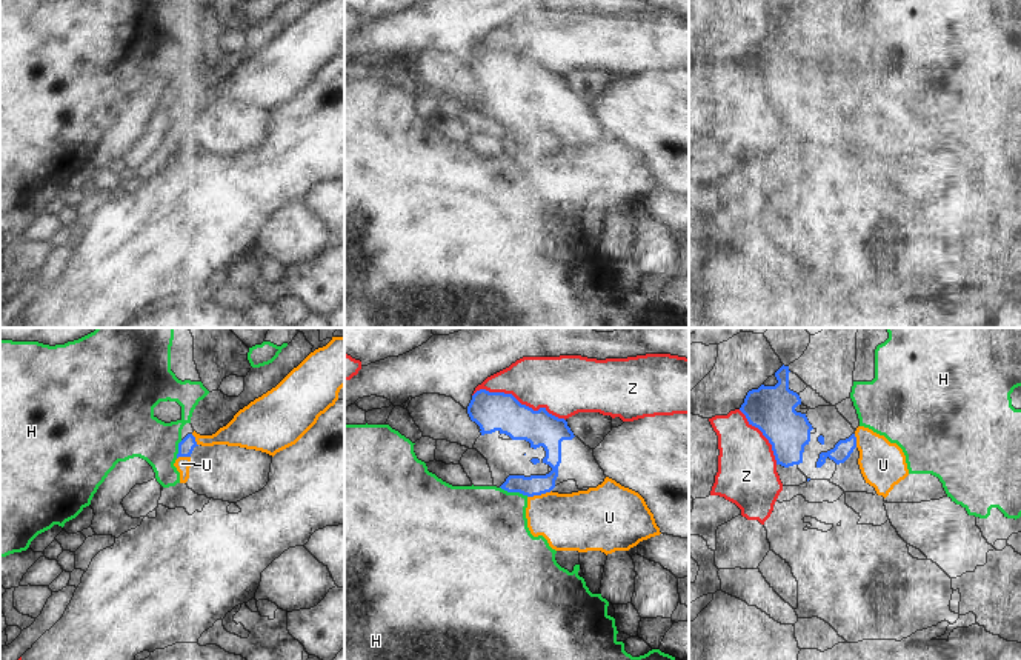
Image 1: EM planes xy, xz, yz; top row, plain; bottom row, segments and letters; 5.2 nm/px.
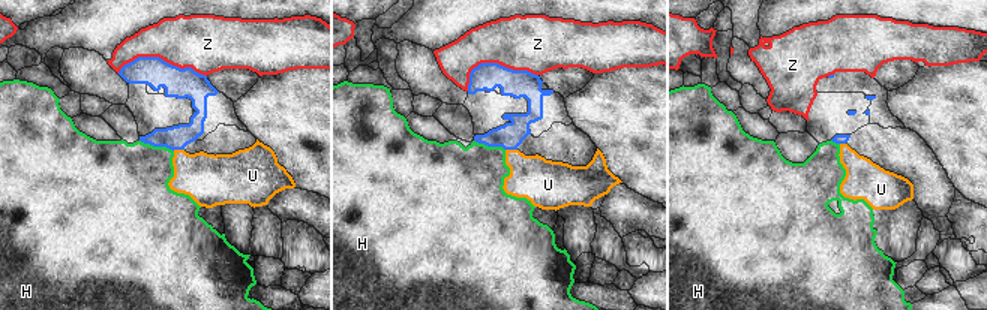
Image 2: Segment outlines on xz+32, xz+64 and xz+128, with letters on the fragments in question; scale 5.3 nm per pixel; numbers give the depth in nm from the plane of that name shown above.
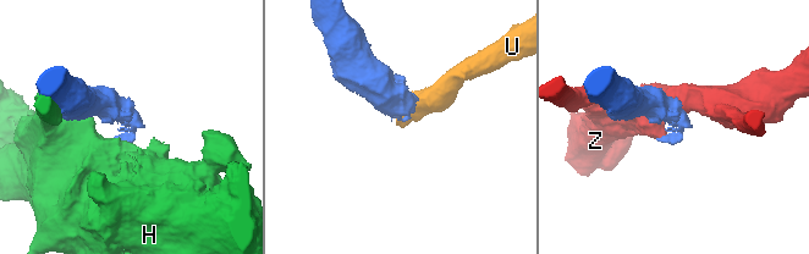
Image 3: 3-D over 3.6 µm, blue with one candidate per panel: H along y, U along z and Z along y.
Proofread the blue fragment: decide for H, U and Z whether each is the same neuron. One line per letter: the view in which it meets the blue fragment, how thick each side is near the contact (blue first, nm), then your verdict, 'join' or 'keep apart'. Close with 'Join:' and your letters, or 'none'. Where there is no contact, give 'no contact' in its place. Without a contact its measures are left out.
H: xz | 110/440 nm | keep apart
U: xz | 110/300 nm | keep apart
Z: xz | 200/300 nm | keep apart
Join: none

